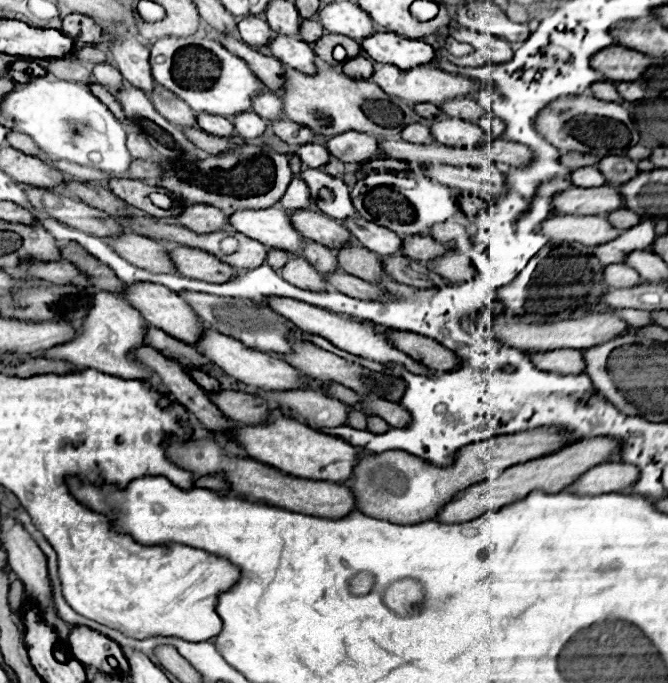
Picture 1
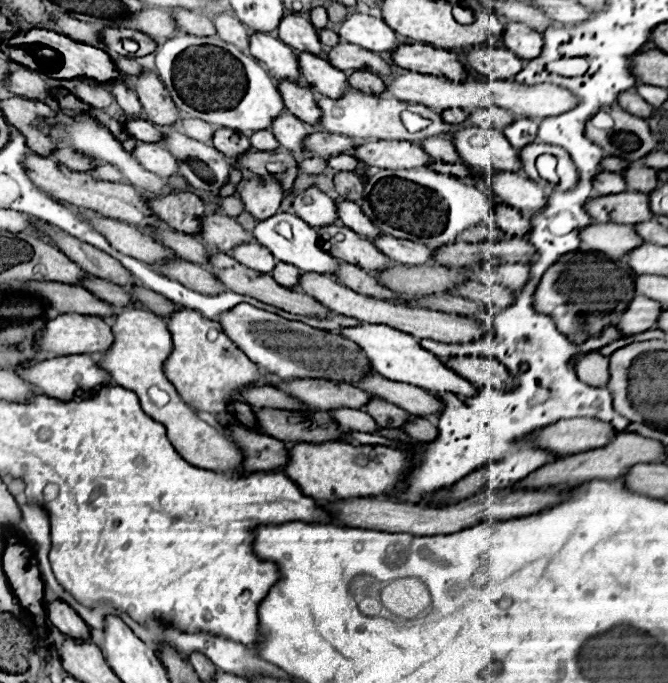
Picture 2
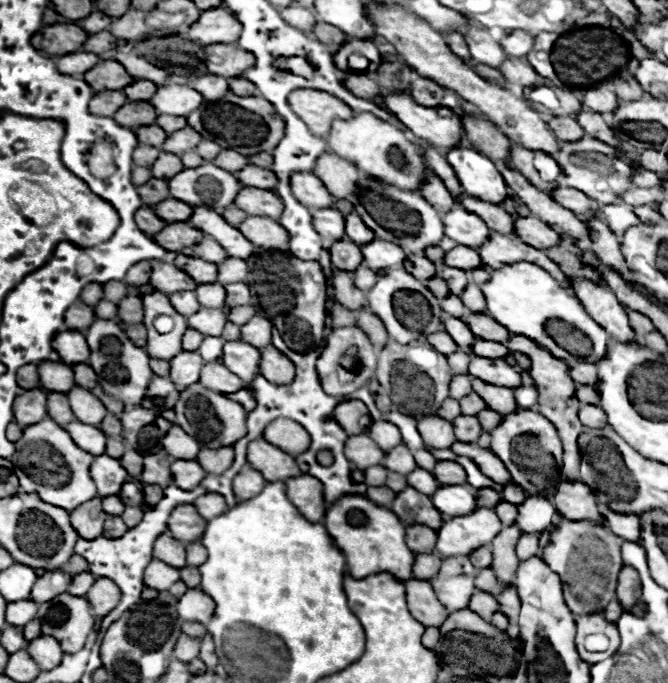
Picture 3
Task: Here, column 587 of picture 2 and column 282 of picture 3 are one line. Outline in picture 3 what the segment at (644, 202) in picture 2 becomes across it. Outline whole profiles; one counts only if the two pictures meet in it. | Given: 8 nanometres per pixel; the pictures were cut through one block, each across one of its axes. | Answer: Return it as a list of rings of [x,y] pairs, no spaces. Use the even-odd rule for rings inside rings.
[[[250,186],[240,190],[234,204],[250,216],[268,216],[272,220],[278,220],[284,210],[282,200],[272,190],[252,190]]]

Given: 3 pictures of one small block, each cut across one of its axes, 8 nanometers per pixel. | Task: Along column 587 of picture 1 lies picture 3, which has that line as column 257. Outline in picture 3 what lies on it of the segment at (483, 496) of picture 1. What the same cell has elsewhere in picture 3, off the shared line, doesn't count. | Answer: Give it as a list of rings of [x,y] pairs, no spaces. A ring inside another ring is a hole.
[[[258,438],[248,444],[248,464],[254,470],[260,470],[266,482],[282,482],[284,478],[302,474],[290,454],[272,446],[264,438]]]

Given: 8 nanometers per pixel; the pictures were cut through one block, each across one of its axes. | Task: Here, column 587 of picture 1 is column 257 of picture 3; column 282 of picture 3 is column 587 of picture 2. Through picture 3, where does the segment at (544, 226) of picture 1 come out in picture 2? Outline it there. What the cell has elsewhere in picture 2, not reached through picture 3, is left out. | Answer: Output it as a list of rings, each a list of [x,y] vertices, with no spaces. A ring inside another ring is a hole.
[[[590,224],[580,232],[580,250],[598,250],[608,254],[612,260],[622,260],[634,246],[644,240],[636,234],[632,226],[624,224]]]

